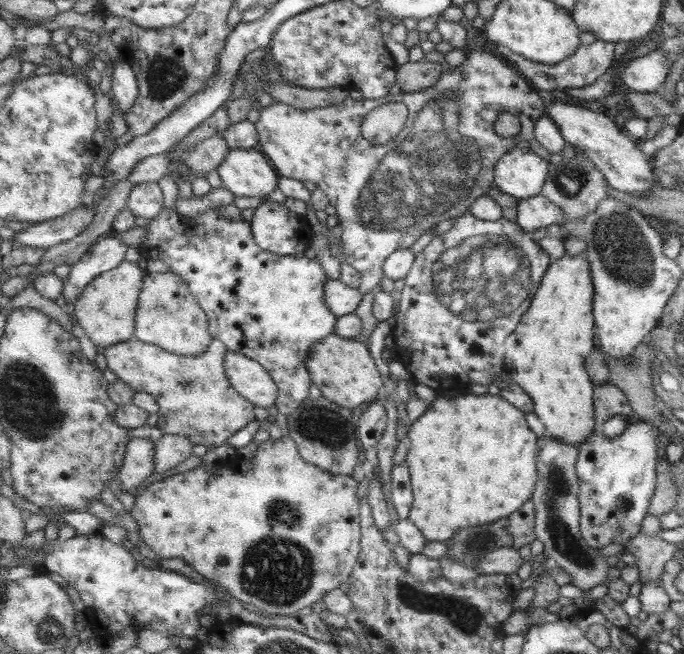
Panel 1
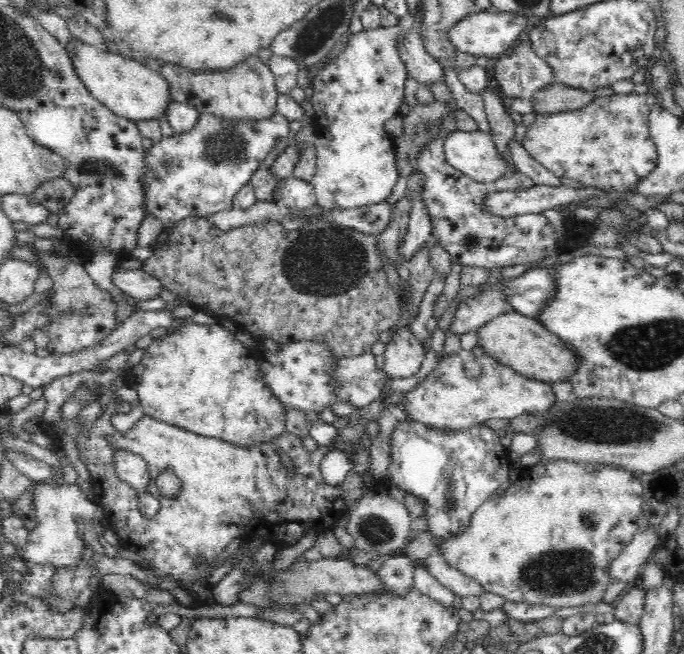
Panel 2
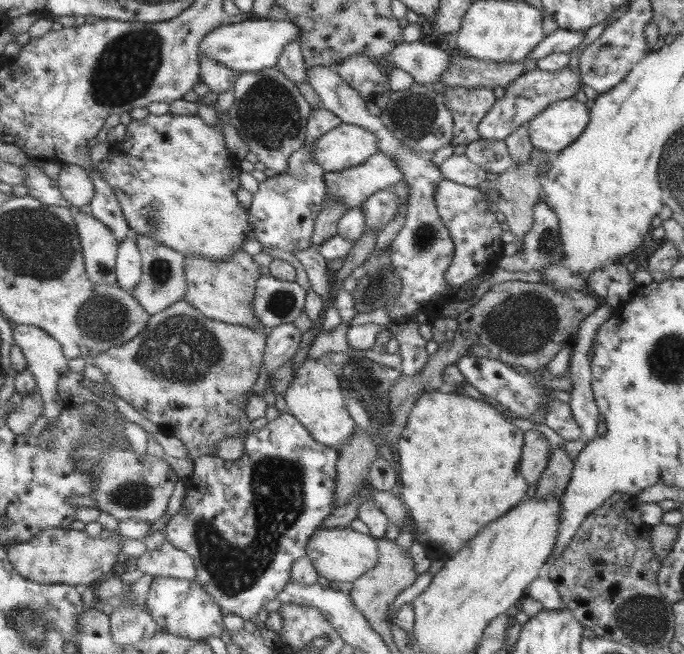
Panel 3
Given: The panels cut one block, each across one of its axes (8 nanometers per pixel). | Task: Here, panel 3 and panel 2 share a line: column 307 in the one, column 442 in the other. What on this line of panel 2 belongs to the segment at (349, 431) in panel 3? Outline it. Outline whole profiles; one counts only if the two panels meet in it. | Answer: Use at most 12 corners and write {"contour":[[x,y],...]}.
{"contour":[[478,346],[443,356],[404,396],[429,426],[480,425],[558,402]]}

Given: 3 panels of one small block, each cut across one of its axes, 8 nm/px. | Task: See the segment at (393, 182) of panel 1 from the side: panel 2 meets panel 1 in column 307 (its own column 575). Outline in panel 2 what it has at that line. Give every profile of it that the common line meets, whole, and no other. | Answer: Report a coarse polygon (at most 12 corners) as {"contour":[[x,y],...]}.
{"contour":[[614,94],[537,114],[524,148],[556,176],[623,192],[657,166],[659,101]]}

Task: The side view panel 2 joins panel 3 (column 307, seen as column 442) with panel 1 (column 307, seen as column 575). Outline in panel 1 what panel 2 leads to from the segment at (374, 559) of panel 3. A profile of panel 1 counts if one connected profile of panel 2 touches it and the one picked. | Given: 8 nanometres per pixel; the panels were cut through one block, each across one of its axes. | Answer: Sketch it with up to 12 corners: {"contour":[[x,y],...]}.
{"contour":[[289,434],[130,514],[240,602],[294,616],[361,554],[353,476]]}

